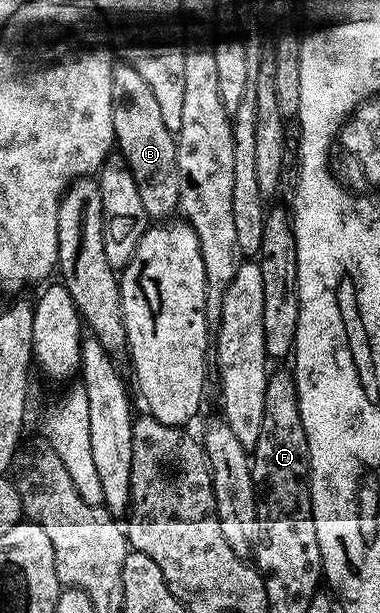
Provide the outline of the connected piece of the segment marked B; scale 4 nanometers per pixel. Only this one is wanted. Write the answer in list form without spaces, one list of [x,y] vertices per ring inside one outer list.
[[[115,63],[112,102],[116,148],[126,161],[128,170],[132,170],[132,178],[136,178],[136,190],[140,190],[140,202],[144,202],[147,217],[154,222],[169,221],[180,208],[178,142],[175,133],[164,126],[160,105],[156,103],[148,82],[144,82],[144,78],[128,63]]]

